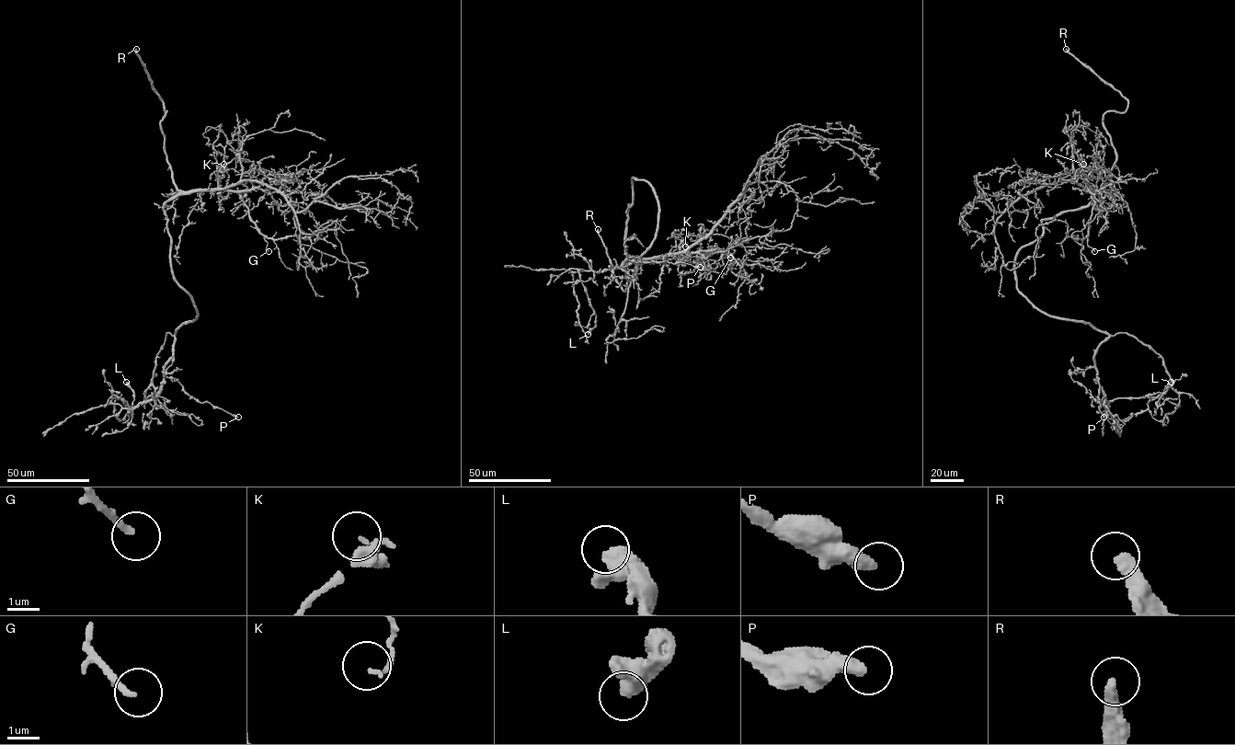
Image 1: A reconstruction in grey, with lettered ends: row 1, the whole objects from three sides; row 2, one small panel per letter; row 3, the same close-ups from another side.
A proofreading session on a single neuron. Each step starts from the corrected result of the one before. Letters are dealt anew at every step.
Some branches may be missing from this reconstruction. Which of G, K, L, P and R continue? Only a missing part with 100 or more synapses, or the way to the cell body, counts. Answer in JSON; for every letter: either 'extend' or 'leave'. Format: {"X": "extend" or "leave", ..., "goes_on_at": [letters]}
{"G": "leave", "K": "leave", "L": "leave", "P": "leave", "R": "extend", "goes_on_at": ["R"]}

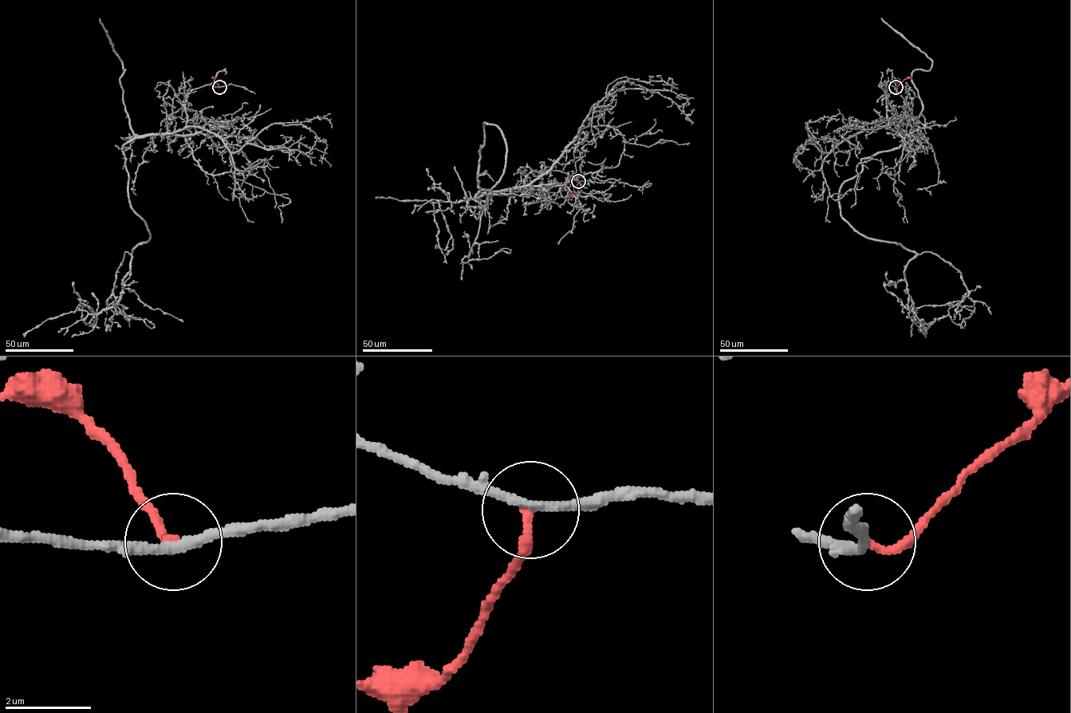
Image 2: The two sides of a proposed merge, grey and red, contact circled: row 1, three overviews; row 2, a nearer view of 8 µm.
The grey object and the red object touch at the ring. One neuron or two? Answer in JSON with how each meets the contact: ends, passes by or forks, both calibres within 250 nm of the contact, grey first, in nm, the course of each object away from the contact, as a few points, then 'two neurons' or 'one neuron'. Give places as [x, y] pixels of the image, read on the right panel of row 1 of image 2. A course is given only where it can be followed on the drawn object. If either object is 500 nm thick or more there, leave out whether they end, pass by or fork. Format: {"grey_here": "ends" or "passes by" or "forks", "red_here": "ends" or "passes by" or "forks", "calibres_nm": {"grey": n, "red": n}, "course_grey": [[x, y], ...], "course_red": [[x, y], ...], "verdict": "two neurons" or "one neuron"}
{"grey_here": "passes by", "red_here": "ends", "calibres_nm": {"grey": 220, "red": 240}, "course_grey": [[895, 87], [887, 122], [904, 141], [862, 159], [840, 214], [916, 254], [916, 321], [967, 293]], "course_red": [[895, 87], [905, 79], [911, 78]], "verdict": "two neurons"}

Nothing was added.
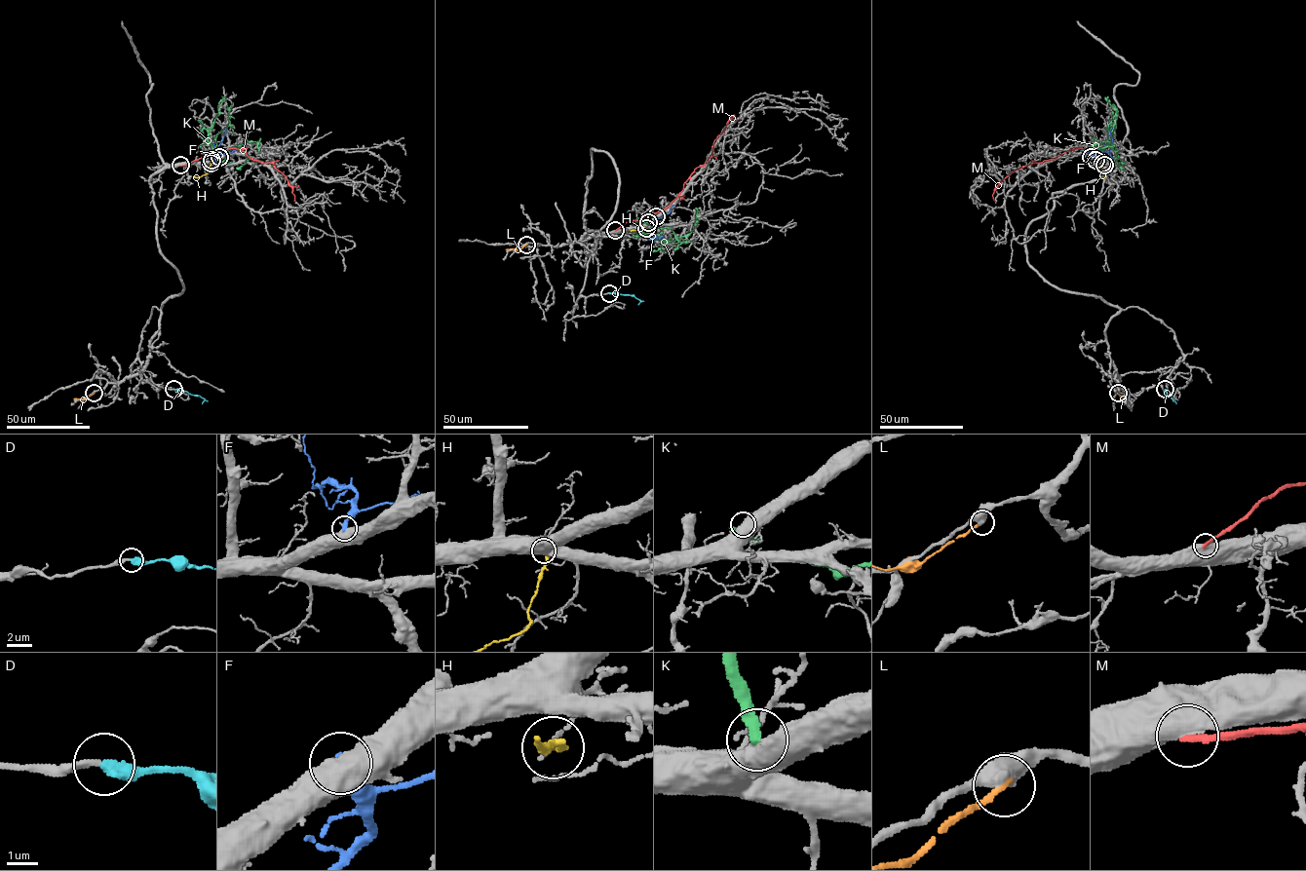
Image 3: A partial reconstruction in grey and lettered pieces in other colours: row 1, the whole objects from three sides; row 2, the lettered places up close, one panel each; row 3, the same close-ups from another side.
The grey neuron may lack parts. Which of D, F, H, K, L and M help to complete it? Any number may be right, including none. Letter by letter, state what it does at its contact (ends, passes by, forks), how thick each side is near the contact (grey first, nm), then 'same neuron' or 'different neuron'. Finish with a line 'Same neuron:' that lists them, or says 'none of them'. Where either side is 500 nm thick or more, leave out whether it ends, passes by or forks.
D: it ends | 240/440 nm | same neuron
F: 700/320 nm | different neuron
H: it ends | 80/240 nm | different neuron
K: 800/320 nm | different neuron
L: it ends | 480/190 nm | different neuron
M: 900/240 nm | different neuron
Same neuron: D

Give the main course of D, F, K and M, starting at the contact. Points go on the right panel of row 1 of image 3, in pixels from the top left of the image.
D: (1165, 389), (1176, 403)
F: (1091, 157), (1095, 151), (1111, 148), (1112, 128)
K: (1096, 160), (1097, 151), (1111, 145), (1110, 142), (1102, 141), (1082, 151)
M: (1104, 166), (1099, 165), (1084, 149), (1066, 151), (1055, 159), (1014, 170), (996, 186), (994, 201)

